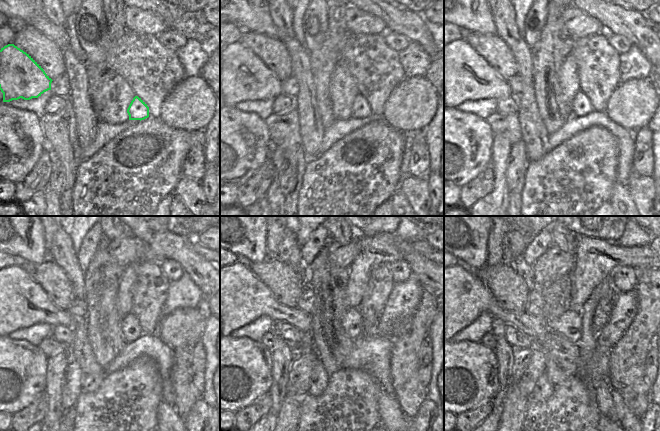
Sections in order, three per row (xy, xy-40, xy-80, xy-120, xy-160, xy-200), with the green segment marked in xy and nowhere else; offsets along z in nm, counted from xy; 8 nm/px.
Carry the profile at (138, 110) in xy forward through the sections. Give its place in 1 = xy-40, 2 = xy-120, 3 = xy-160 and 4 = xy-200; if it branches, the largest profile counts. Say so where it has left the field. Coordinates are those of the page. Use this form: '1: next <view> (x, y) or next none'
1: next xy-40 (360, 109)
2: next xy-120 (130, 327)
3: next xy-160 (351, 320)
4: next xy-200 (464, 296)

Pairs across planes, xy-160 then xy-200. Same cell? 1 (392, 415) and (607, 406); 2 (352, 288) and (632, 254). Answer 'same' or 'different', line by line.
1: same
2: same

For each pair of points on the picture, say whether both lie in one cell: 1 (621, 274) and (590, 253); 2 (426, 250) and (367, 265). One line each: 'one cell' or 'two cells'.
1: two cells
2: one cell

